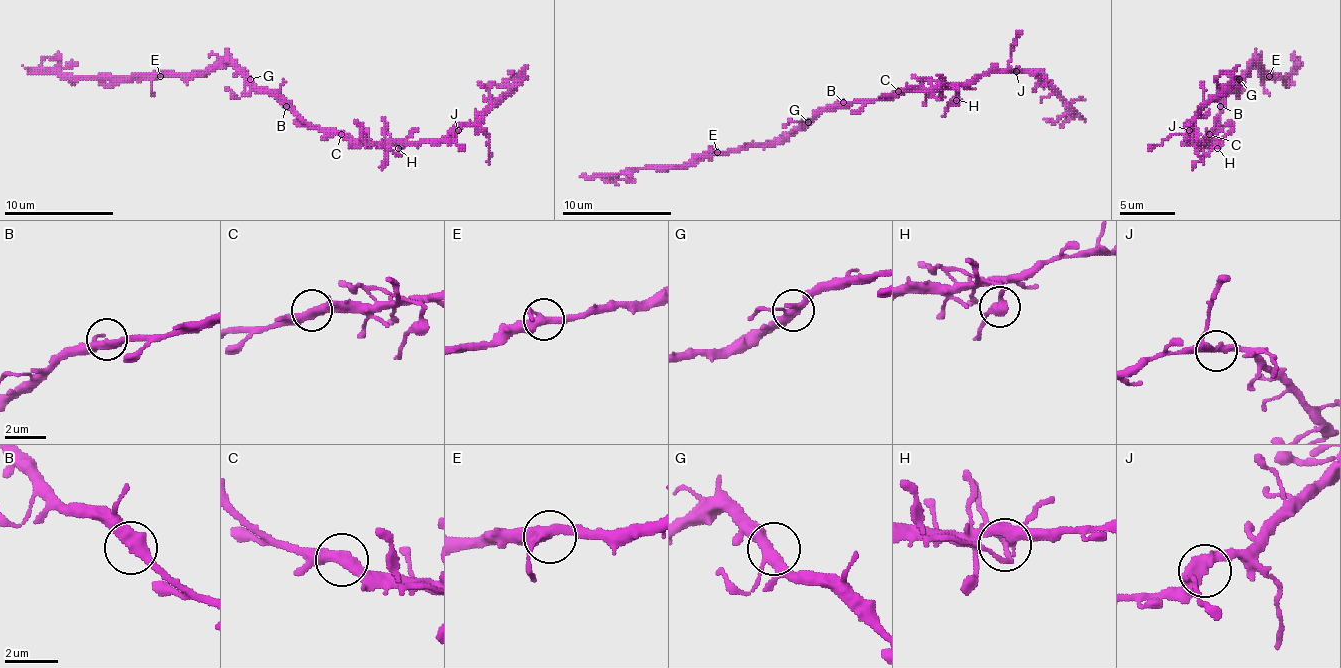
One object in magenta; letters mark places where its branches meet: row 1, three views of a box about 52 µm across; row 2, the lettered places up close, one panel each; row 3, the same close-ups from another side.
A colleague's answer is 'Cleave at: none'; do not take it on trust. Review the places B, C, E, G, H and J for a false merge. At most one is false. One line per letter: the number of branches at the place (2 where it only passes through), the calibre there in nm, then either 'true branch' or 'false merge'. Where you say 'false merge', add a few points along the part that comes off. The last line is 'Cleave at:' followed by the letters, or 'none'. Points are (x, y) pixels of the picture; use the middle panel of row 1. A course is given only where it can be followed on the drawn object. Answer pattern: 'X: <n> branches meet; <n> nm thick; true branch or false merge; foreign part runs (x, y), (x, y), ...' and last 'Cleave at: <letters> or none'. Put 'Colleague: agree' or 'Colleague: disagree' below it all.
B: 2 branches meet; 440 nm thick; true branch
C: 2 branches meet; 420 nm thick; true branch
E: 3 branches meet; 360 nm thick; true branch
G: 3 branches meet; 320 nm thick; true branch
H: 2 branches meet; 360 nm thick; true branch
J: 3 branches meet; 360 nm thick; true branch
Cleave at: none
Colleague: agree

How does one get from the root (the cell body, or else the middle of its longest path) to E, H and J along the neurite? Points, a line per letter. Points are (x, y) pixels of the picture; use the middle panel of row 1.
E: (846, 108), (819, 111), (786, 138), (717, 152)
H: (846, 108), (854, 102), (868, 102), (904, 91), (948, 86), (956, 91), (956, 100)
J: (846, 108), (854, 102), (868, 102), (904, 91), (970, 86), (992, 72), (1016, 72)

